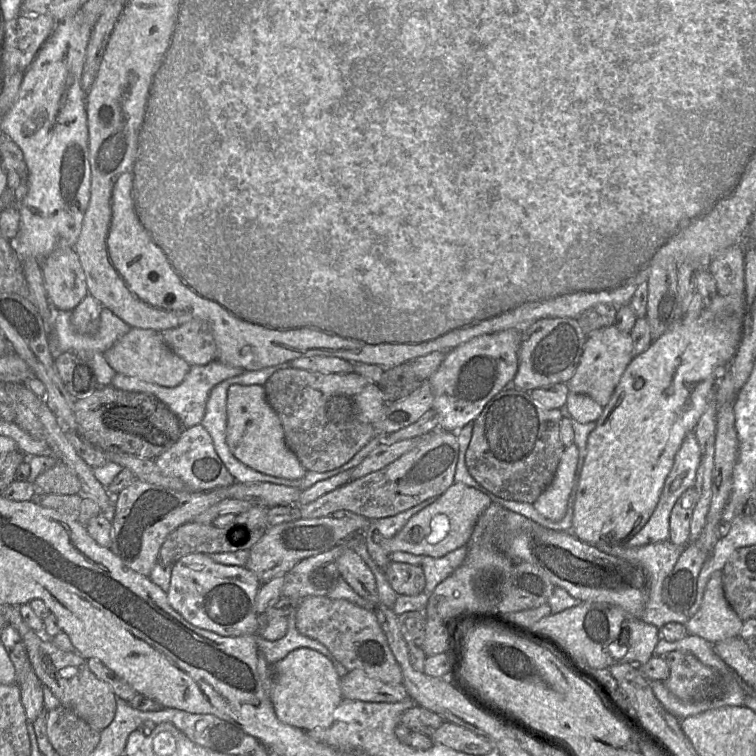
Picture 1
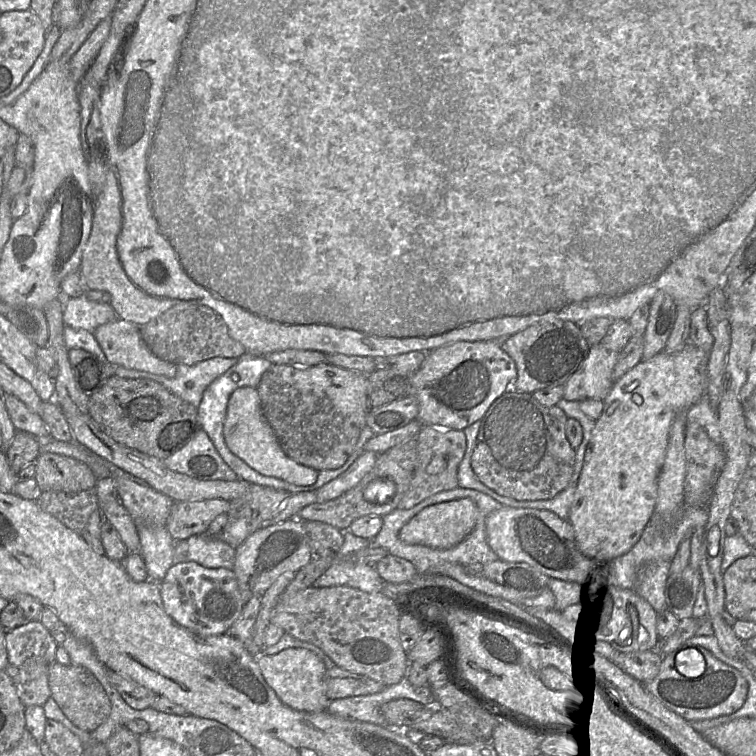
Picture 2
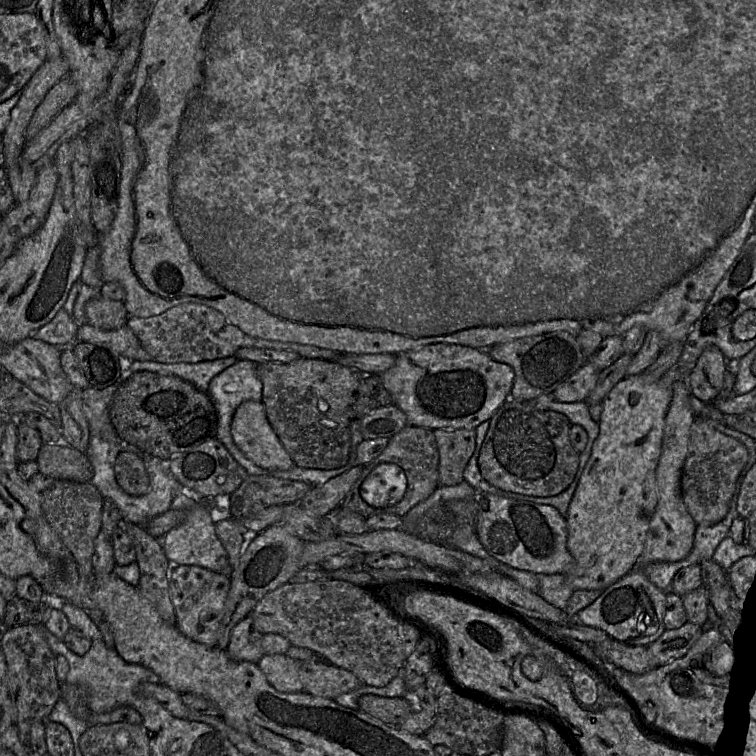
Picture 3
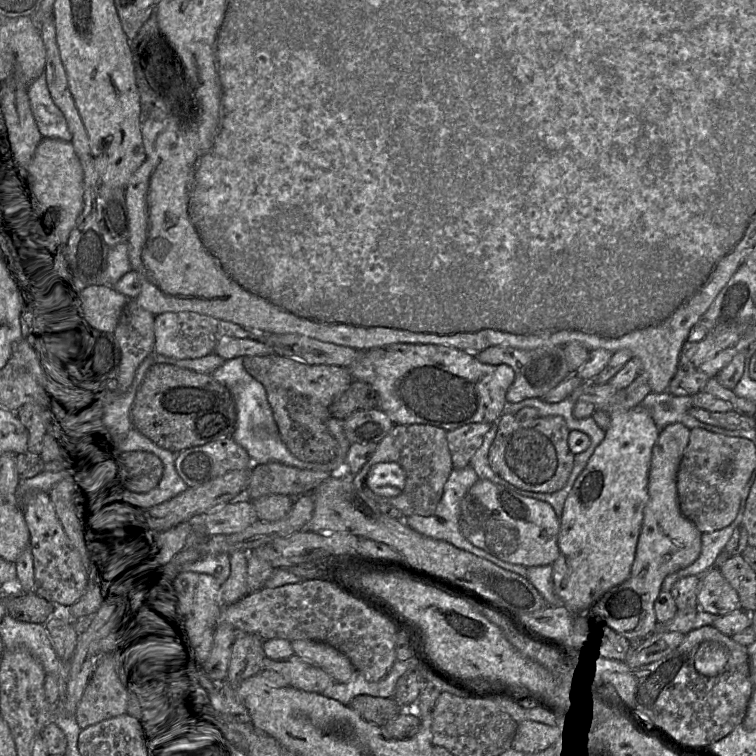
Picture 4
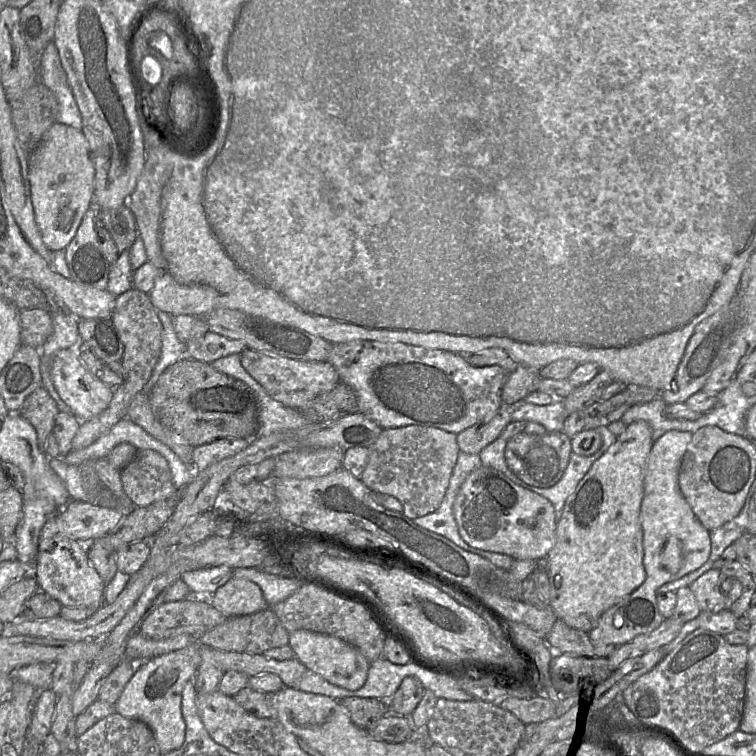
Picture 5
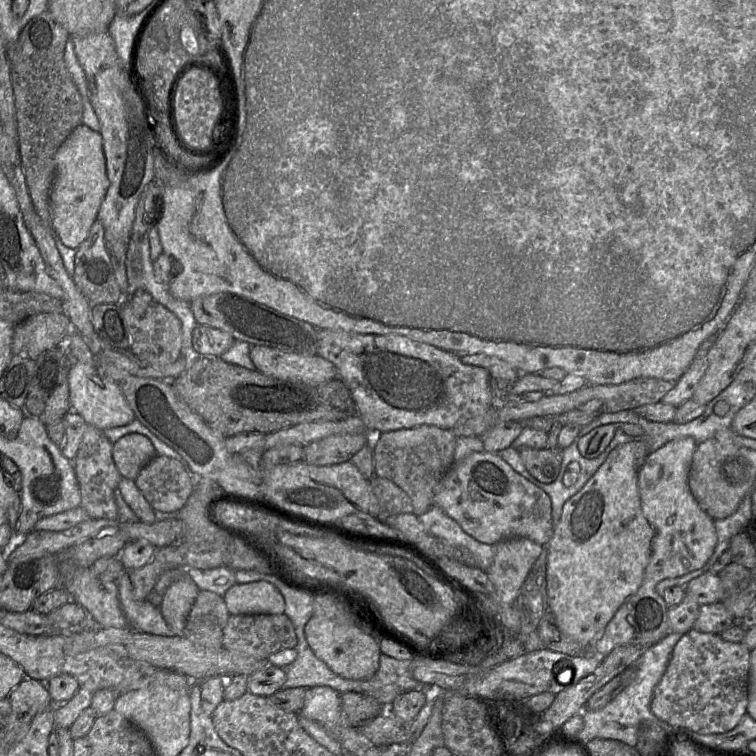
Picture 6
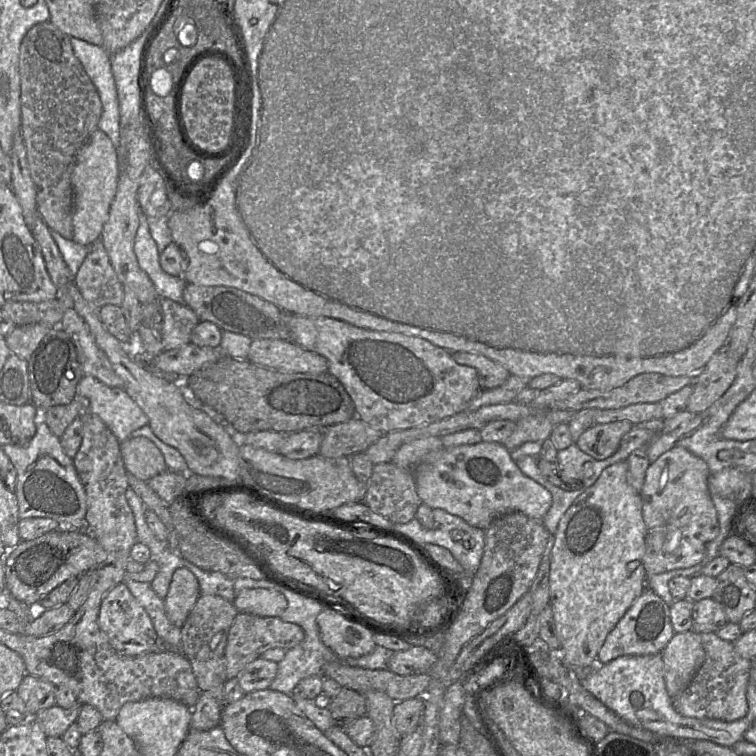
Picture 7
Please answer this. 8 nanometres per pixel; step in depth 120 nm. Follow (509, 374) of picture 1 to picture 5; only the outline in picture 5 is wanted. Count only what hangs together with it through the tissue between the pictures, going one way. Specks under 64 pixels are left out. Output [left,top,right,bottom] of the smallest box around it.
[328,341,508,435]

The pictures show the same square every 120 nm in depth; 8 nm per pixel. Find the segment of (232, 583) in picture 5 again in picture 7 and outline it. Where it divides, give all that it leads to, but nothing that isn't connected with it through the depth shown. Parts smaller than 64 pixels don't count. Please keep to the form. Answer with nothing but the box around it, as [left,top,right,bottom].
[234,588,287,617]

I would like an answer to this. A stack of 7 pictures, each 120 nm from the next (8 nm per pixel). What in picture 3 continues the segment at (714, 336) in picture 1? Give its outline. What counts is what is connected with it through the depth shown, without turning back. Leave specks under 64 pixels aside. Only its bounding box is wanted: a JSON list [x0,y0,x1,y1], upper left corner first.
[564,368,682,590]

